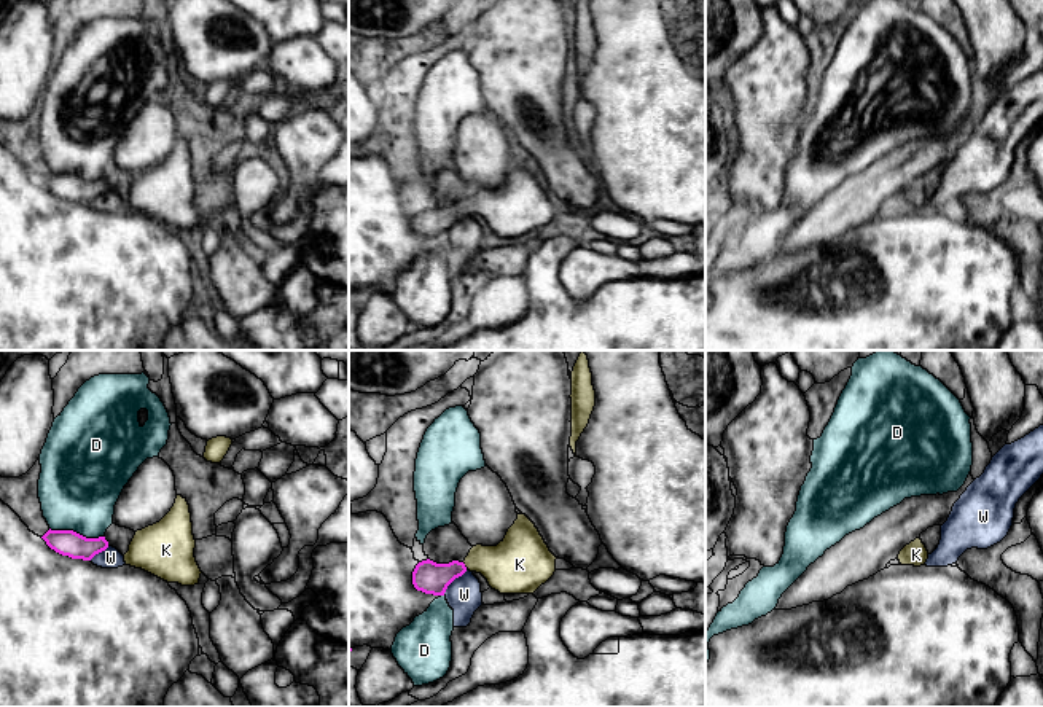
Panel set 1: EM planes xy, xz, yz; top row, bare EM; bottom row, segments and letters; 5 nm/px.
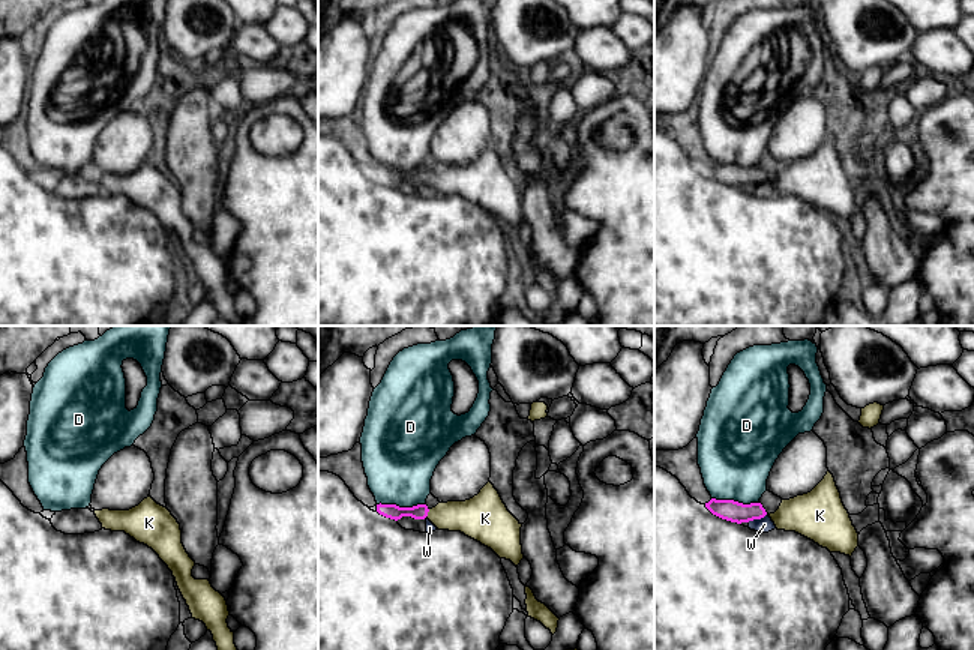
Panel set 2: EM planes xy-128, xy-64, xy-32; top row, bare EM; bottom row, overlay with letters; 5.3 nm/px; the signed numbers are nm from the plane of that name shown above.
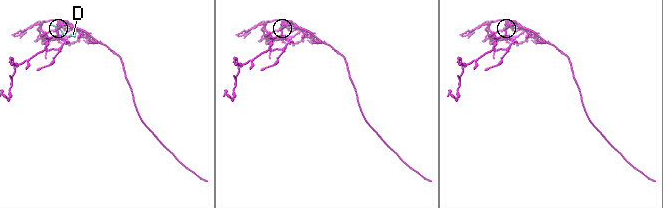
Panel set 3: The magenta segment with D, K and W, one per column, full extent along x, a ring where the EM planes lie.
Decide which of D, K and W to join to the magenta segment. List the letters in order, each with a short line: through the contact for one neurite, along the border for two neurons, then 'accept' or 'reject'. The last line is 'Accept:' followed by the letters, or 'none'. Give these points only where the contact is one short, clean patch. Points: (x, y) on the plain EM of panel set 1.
D: line xy (50, 171), (74, 174), (86, 180), (102, 180); reject
K: line xz (429, 220), (438, 220), (464, 209), (513, 209); accept
W: line xz (467, 212), (443, 238); reject
Accept: K

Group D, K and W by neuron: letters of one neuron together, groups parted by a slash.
D / K / W

